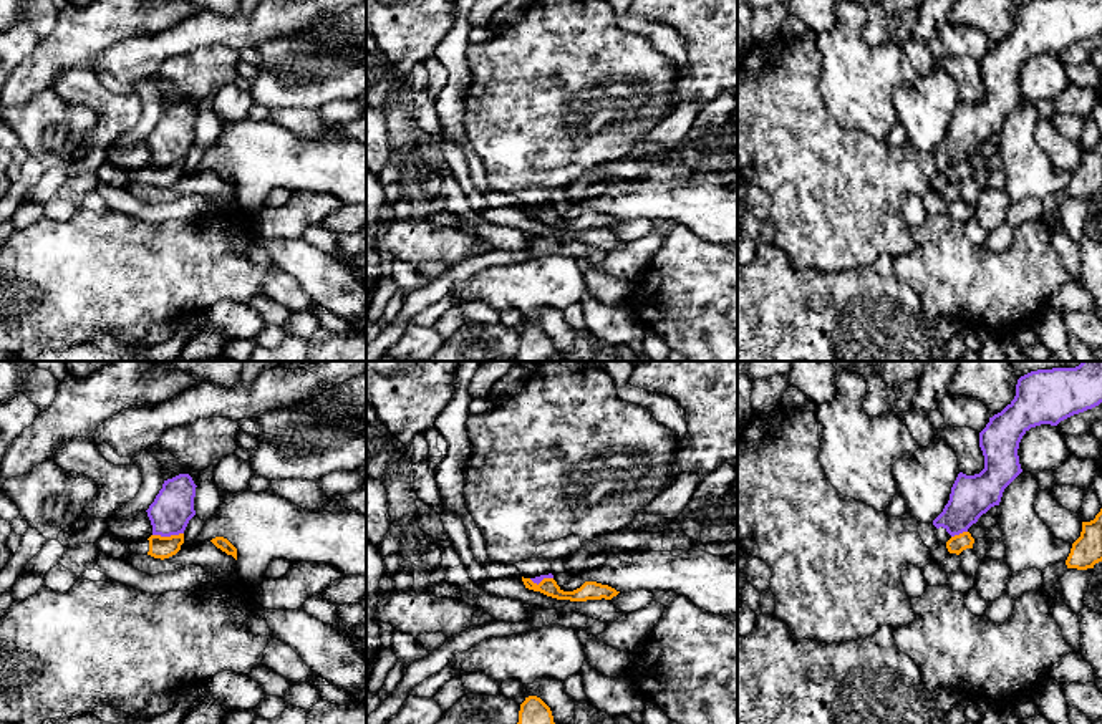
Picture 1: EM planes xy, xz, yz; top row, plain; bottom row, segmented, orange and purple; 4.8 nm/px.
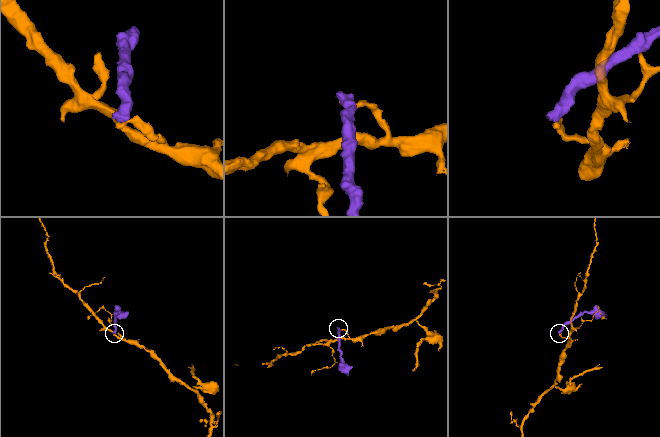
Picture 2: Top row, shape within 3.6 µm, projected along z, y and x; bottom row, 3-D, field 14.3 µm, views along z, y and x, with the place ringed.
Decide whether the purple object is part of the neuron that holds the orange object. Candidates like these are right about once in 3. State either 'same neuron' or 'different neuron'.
different neuron

